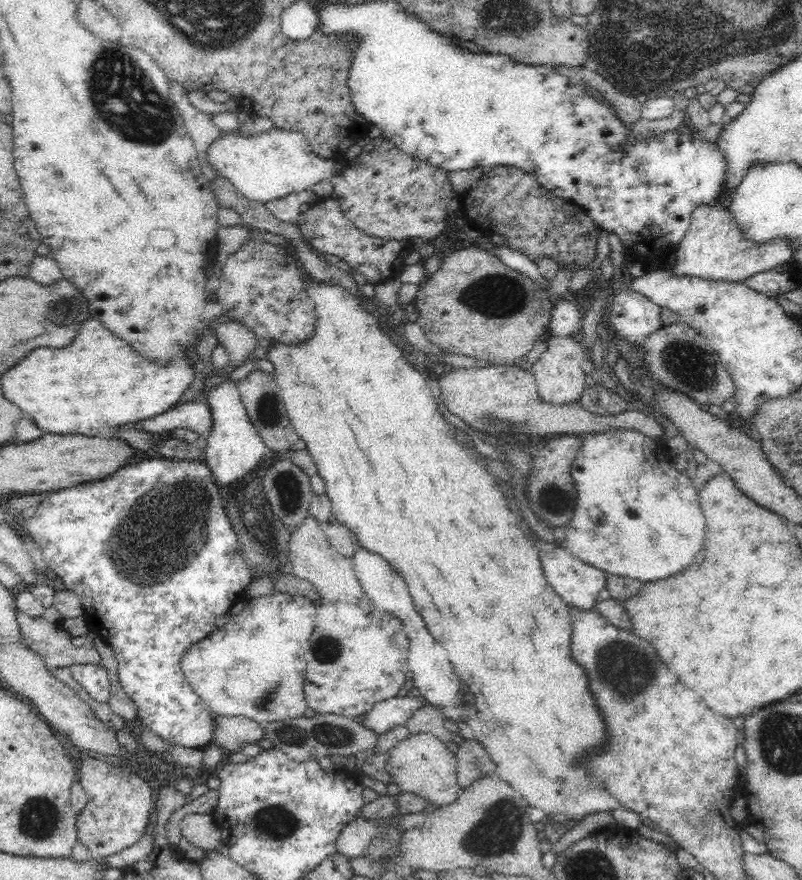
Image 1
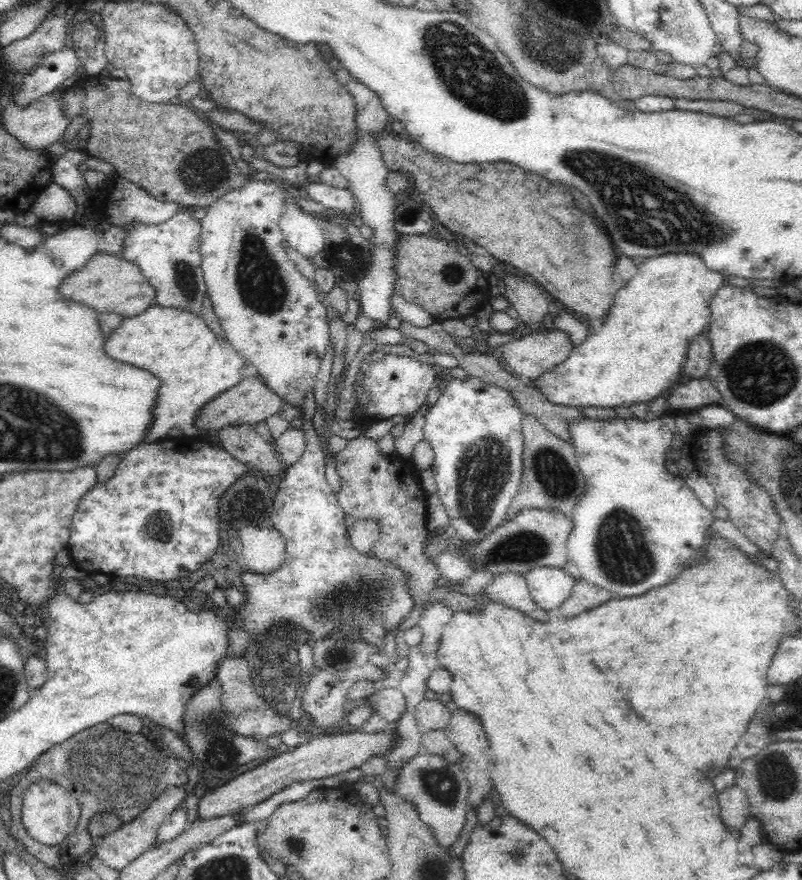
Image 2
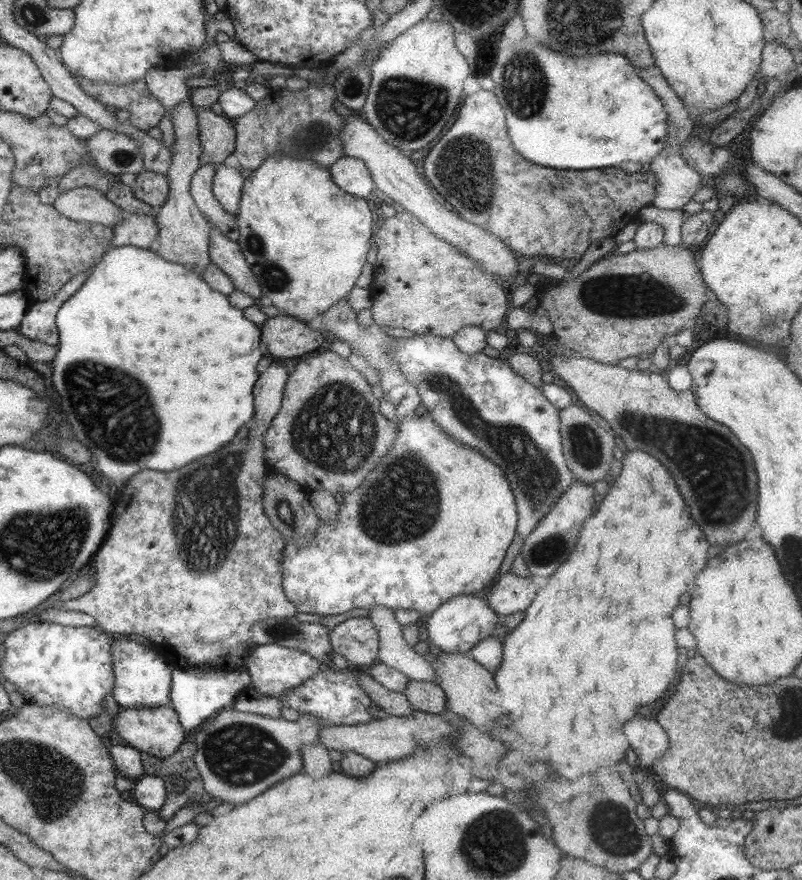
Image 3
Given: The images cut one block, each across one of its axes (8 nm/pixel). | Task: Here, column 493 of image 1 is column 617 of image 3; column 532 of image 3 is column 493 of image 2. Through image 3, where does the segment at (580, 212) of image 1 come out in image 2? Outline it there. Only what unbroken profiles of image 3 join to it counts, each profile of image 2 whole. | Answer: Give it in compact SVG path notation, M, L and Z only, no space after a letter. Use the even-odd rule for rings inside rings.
M382 131L374 135L378 135L380 153L388 170L399 170L409 176L413 194L431 207L434 218L438 218L451 234L459 232L462 240L470 238L475 244L488 250L492 258L508 262L509 266L514 264L513 267L517 270L528 272L530 277L536 278L540 286L544 286L556 300L576 315L582 316L589 326L599 325L607 317L618 289L618 285L612 283L616 252L604 230L578 208L566 186L548 184L542 176L524 172L516 164L456 164L444 157L440 162L438 156L427 152L420 144L400 138L395 132L390 134Z

